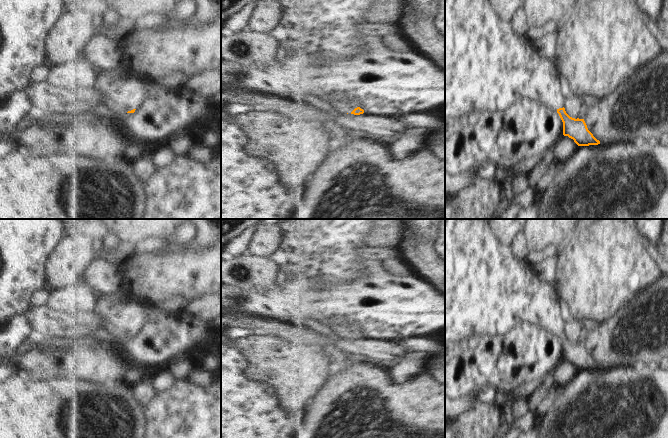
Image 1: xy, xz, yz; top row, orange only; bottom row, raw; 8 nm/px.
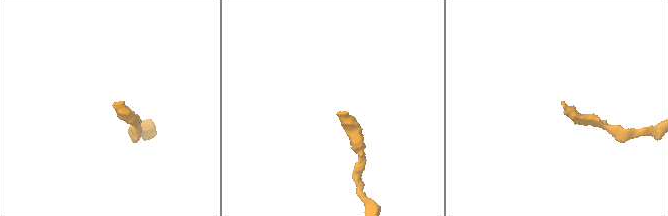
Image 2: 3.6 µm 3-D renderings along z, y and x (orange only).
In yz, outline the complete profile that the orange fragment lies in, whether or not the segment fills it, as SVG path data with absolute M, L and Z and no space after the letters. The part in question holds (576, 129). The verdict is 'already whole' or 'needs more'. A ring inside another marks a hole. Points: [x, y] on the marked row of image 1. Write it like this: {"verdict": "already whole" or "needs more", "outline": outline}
{"verdict": "needs more", "outline": "M445 0L445 119L449 120L451 125L455 127L459 118L463 115L469 115L472 112L503 113L511 106L515 106L515 104L522 99L534 100L540 105L556 110L563 122L563 135L573 139L578 146L600 144L600 141L588 130L584 119L575 119L566 113L563 107L565 98L561 93L559 71L555 67L553 61L542 57L536 45L529 43L525 36L516 34L513 31L511 22L500 18L489 0Z"}

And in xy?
{"verdict": "needs more", "outline": "M129 64L123 65L116 71L102 70L100 76L96 74L97 69L93 67L79 70L77 67L74 67L69 76L82 80L86 94L99 110L134 113L148 99L147 86L154 81L134 71Z"}

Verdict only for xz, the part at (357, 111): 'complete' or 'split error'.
split error

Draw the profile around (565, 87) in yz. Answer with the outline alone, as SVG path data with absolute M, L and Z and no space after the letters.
M559 75L559 83L561 85L561 93L566 98L572 92L569 82L563 75Z

